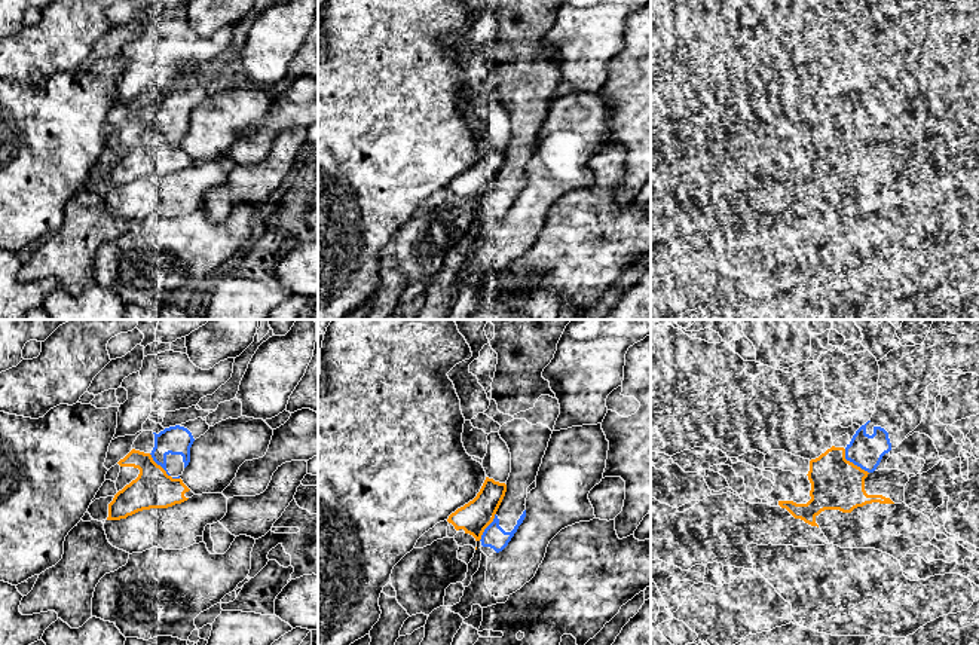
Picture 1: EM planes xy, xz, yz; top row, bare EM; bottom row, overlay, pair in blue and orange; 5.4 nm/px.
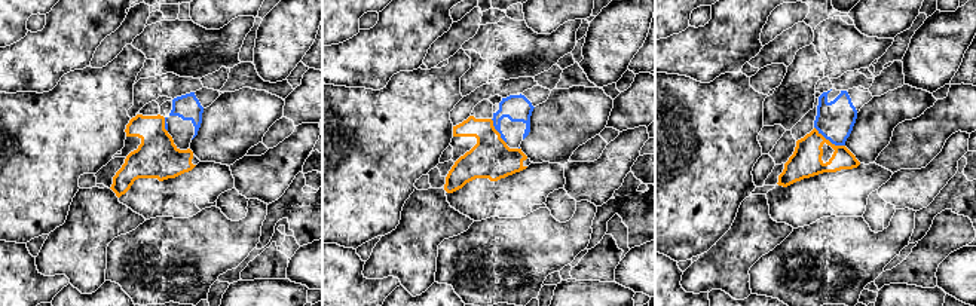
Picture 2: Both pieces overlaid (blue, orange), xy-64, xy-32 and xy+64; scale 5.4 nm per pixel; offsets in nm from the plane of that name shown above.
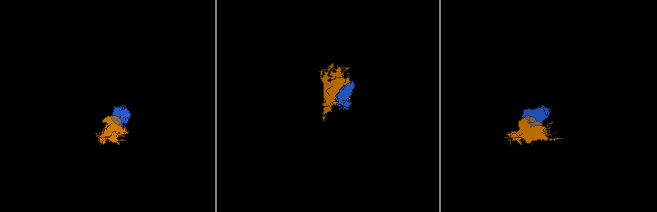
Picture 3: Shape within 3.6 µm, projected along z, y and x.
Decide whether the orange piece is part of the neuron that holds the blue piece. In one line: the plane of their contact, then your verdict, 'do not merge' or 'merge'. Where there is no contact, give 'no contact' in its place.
xy | do not merge

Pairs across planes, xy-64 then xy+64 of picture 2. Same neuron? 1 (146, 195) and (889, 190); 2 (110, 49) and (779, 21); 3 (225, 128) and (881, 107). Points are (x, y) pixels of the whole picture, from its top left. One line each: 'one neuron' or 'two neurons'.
1: two neurons
2: two neurons
3: one neuron

